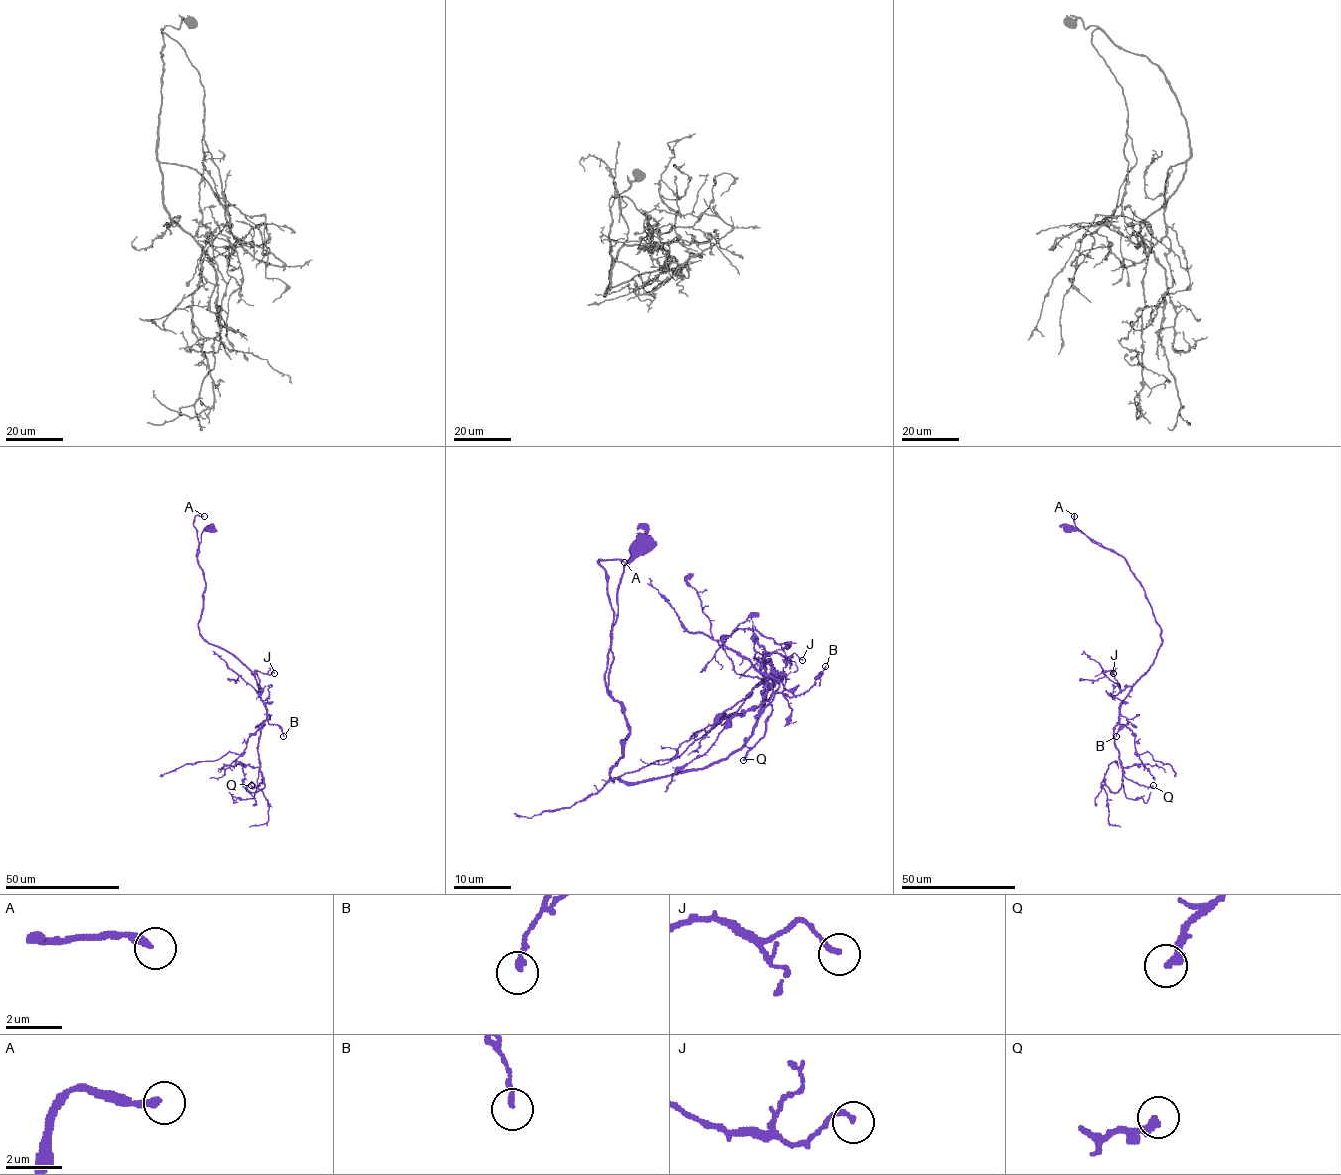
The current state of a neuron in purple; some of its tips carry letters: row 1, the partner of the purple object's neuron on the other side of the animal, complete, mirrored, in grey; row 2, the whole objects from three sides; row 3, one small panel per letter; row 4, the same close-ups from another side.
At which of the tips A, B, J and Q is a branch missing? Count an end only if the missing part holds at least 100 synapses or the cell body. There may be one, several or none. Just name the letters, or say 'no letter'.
A

